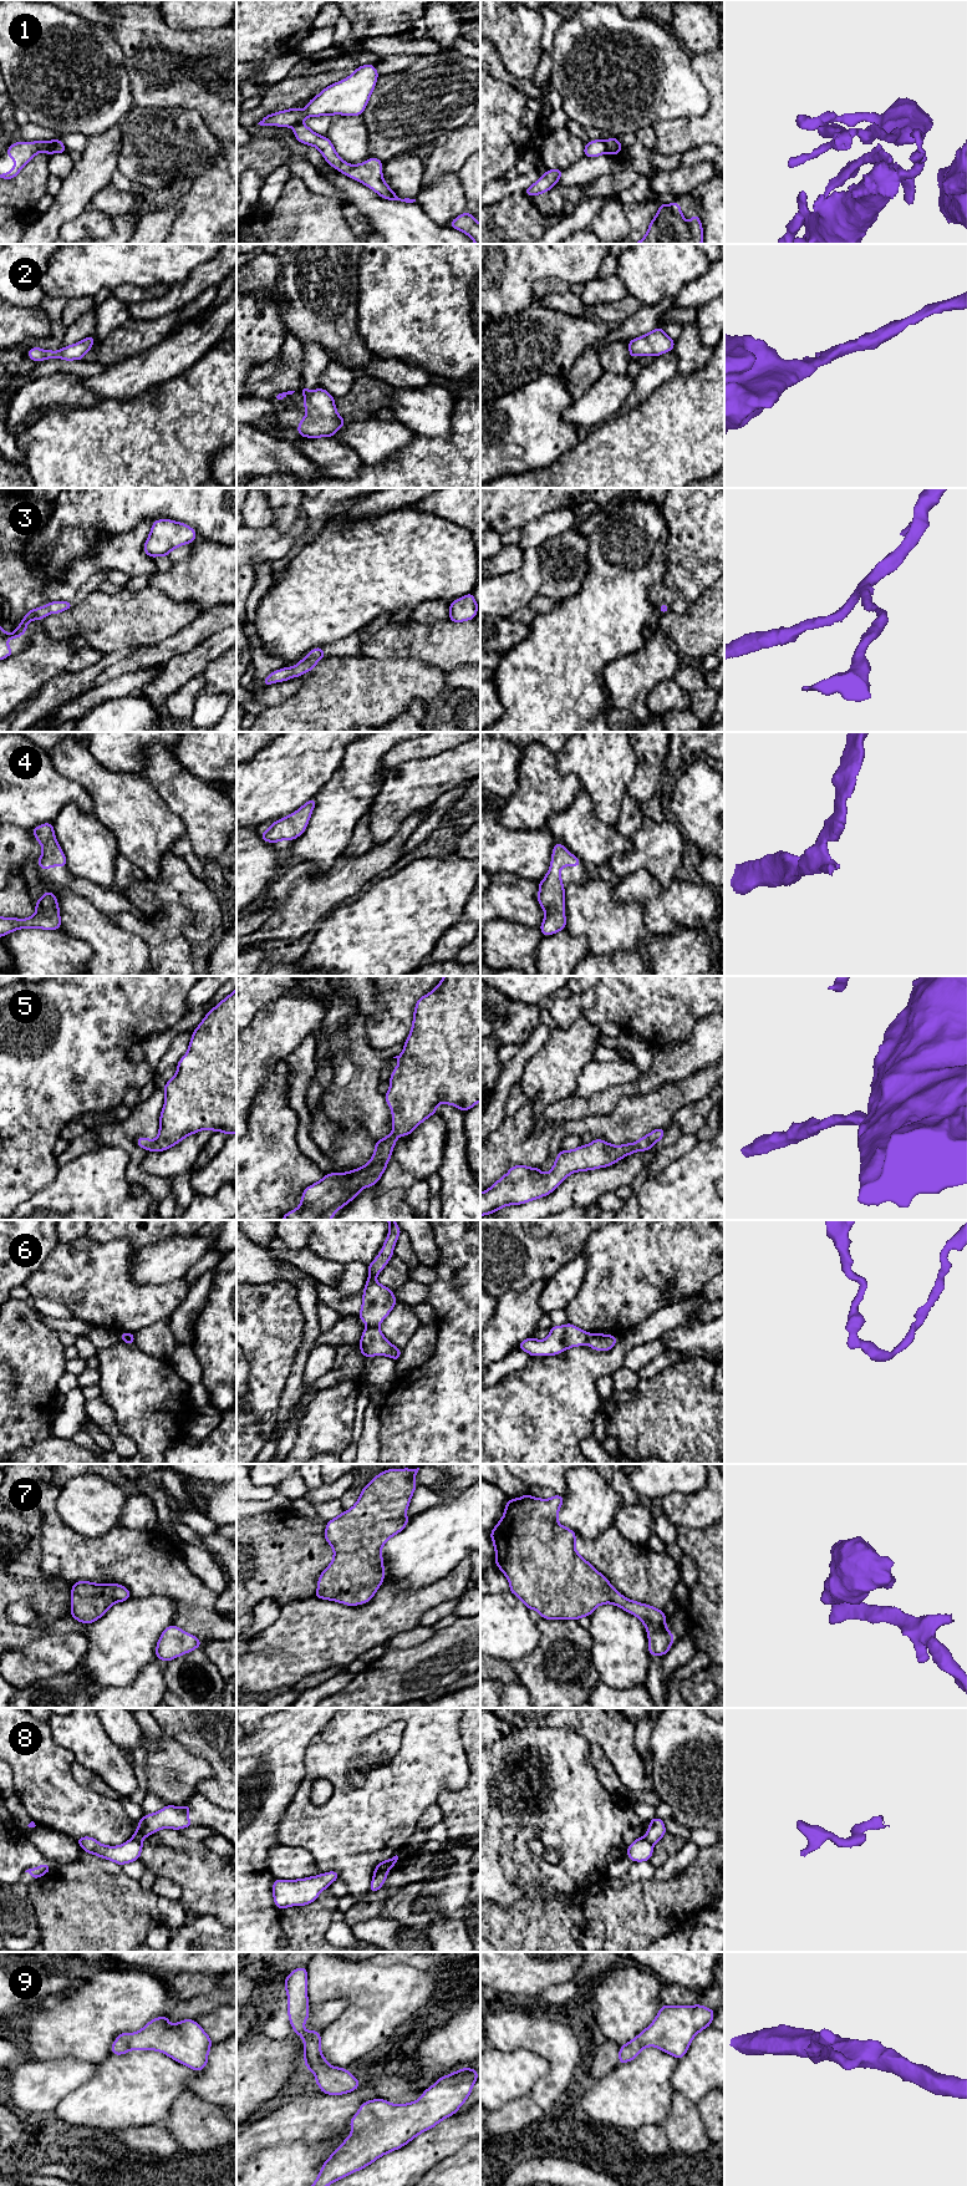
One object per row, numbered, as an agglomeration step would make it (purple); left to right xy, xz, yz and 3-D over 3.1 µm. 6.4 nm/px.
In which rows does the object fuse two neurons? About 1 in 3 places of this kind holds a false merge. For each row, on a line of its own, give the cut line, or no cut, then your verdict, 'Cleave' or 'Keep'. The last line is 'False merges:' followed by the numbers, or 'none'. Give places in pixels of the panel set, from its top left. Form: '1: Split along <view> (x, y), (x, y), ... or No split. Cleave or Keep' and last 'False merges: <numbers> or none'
1: Split along xy (50, 141), (55, 152). Cleave
2: No split. Keep
3: No split. Keep
4: No split. Keep
5: No split. Keep
6: Split along xz (377, 1326), (367, 1327). Cleave
7: No split. Keep
8: Split along xz (386, 1872), (378, 1872), (373, 1876). Cleave
9: No split. Keep
False merges: 1, 6, 8

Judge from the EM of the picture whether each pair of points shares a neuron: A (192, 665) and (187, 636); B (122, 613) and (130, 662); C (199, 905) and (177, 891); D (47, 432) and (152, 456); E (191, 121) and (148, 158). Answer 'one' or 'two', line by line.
A: two
B: two
C: one
D: one
E: one

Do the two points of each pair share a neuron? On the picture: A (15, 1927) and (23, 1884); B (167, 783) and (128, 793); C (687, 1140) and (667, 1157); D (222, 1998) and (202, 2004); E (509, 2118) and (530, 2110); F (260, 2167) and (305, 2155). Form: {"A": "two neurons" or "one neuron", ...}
{"A": "one neuron", "B": "two neurons", "C": "one neuron", "D": "one neuron", "E": "one neuron", "F": "one neuron"}

